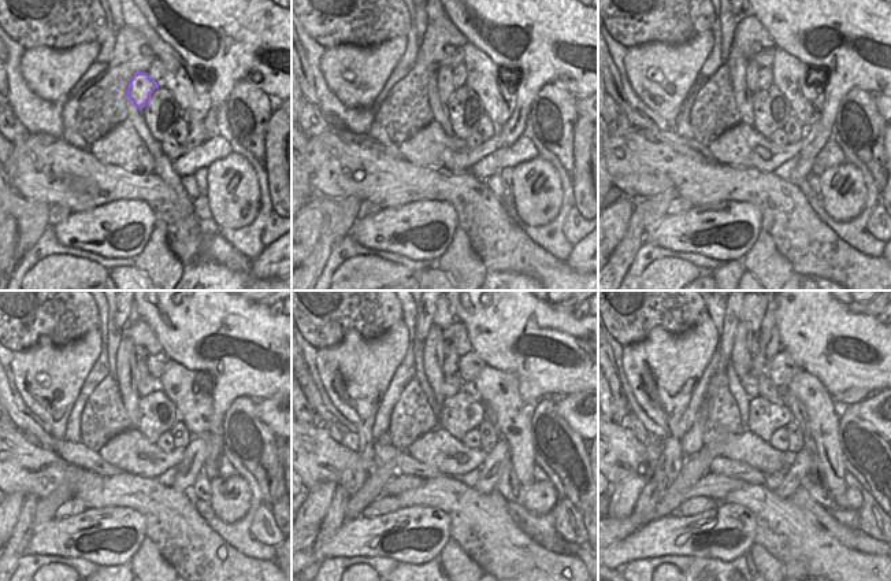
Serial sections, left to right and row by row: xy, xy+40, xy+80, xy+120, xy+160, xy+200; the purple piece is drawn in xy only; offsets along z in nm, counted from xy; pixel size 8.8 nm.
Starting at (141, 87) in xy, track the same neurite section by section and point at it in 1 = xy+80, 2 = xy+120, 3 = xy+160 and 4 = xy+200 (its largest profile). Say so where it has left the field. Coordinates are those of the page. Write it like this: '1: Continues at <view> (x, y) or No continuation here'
1: Continues at xy+80 (753, 67)
2: Continues at xy+120 (143, 372)
3: Continues at xy+160 (456, 333)
4: Continues at xy+200 (768, 336)

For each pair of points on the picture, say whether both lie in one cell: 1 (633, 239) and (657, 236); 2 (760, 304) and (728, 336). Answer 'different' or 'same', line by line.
1: different
2: different

